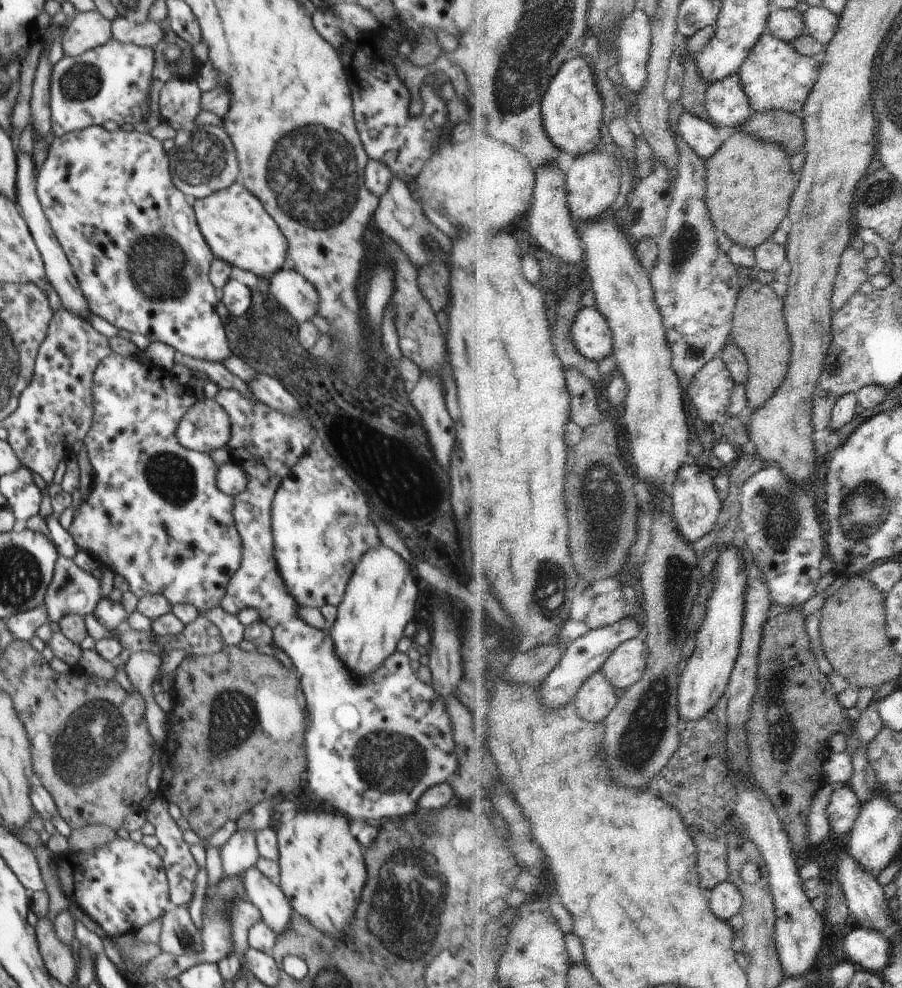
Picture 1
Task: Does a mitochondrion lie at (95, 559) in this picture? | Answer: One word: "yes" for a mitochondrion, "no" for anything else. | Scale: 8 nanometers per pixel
no

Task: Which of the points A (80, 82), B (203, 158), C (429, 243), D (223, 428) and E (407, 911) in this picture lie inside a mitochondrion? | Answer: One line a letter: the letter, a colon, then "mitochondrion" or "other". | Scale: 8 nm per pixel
A: mitochondrion
B: mitochondrion
C: mitochondrion
D: other
E: mitochondrion

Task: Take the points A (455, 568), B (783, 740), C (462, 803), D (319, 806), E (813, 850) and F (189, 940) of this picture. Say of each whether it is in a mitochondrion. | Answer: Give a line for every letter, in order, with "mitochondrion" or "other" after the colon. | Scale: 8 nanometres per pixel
A: other
B: other
C: other
D: other
E: other
F: mitochondrion

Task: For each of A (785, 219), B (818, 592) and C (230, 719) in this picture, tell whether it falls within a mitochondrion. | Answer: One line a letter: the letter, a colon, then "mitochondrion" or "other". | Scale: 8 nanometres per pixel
A: other
B: other
C: mitochondrion

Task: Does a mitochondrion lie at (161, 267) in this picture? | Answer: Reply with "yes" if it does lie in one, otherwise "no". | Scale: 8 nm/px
yes

